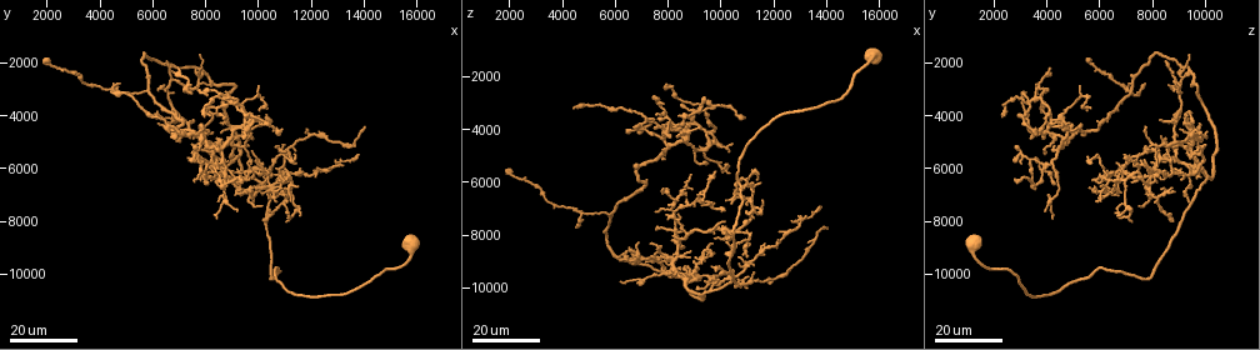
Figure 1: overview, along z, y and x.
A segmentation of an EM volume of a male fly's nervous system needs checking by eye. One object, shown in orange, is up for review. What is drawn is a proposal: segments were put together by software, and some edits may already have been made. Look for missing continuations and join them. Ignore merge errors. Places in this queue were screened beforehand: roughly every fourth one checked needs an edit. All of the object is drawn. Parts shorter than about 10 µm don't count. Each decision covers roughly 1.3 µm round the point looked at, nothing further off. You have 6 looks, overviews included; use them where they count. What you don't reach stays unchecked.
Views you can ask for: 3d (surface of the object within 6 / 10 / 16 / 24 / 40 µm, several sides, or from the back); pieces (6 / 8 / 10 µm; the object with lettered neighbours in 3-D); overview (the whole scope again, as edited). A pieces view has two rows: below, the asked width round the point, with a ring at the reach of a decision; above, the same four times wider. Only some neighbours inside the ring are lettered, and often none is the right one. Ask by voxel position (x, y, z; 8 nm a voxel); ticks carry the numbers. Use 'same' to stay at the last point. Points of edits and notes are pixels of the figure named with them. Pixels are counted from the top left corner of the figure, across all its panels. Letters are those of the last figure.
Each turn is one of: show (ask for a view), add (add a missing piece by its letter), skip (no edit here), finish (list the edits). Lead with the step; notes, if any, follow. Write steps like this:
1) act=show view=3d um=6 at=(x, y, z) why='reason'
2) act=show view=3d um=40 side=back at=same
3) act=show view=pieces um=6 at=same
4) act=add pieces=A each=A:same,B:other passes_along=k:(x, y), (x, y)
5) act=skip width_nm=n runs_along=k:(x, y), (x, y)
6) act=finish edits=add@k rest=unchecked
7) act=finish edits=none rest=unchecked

act=show view=3d um=16 at=(7600, 5400, 3900) why='free end'

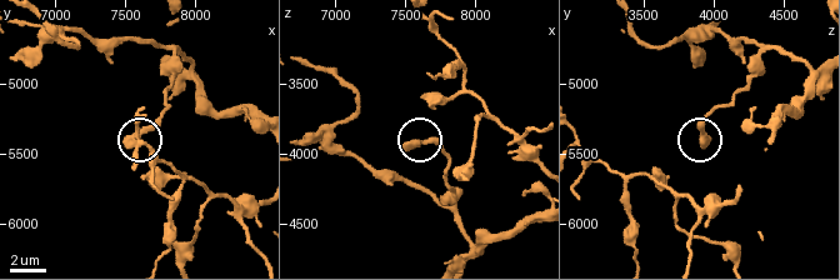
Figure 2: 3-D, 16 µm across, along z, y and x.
act=show view=pieces um=8 at=(7520, 5420, 3940)

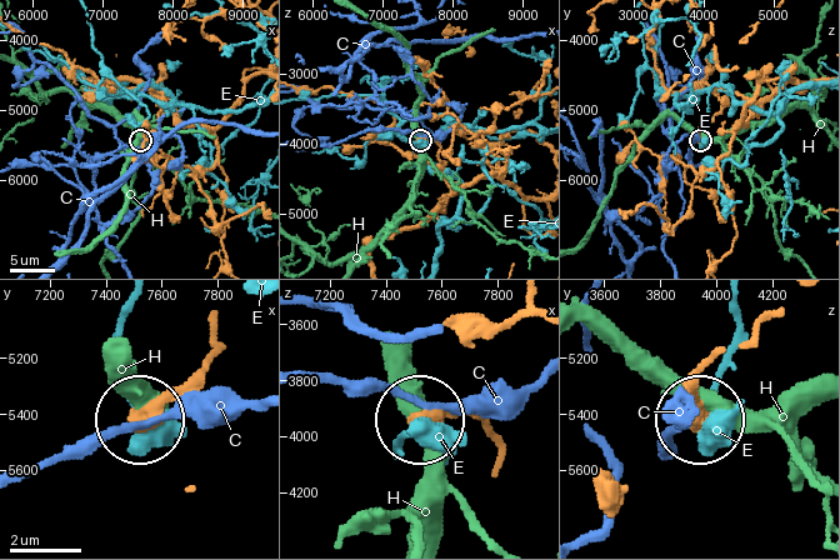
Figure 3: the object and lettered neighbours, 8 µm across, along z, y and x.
act=skip each=C:other,E:other,H:other runs_along=3:(219, 318), (219, 344), (141, 413) found='none of them fits'

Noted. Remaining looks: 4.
act=show view=3d um=24 at=(8300, 6300, 6700) why='free end'

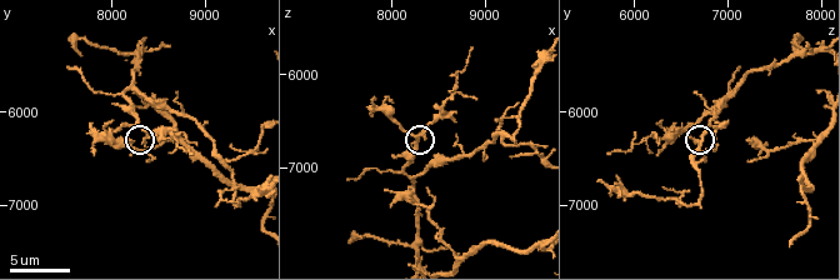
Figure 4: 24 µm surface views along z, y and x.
act=show view=pieces um=8 at=(8350, 6350, 6700) why='what lies round it'

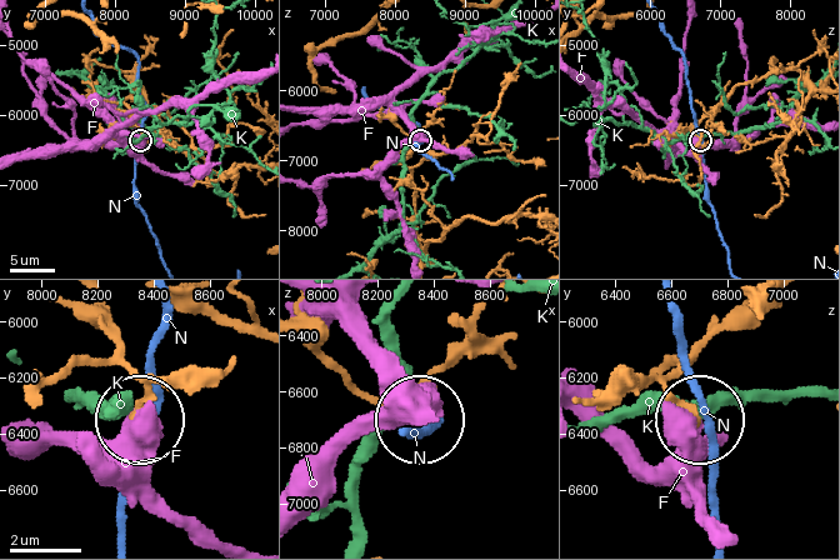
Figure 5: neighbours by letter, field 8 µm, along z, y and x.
act=skip width_nm=170 each=F:other,K:other,N:other runs_along=5:(743, 308), (674, 380), (695, 413) found='no lettered piece goes on from it'

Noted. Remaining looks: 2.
act=finish edits=none rest=unchecked

